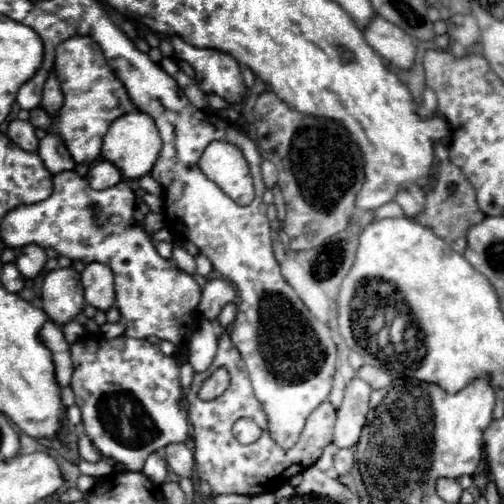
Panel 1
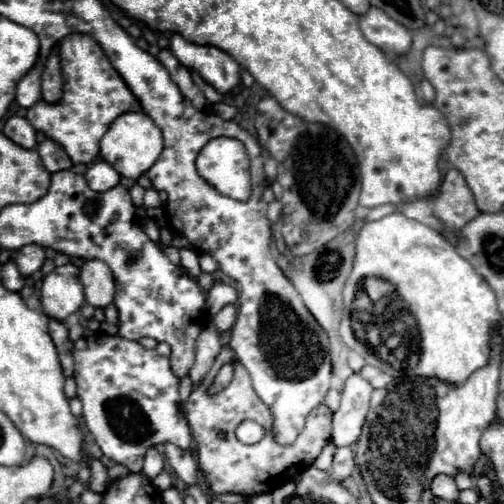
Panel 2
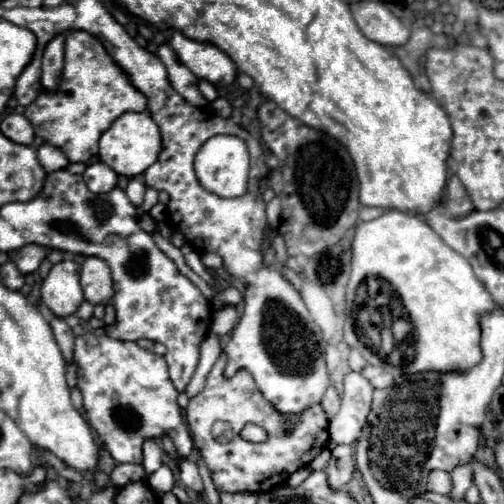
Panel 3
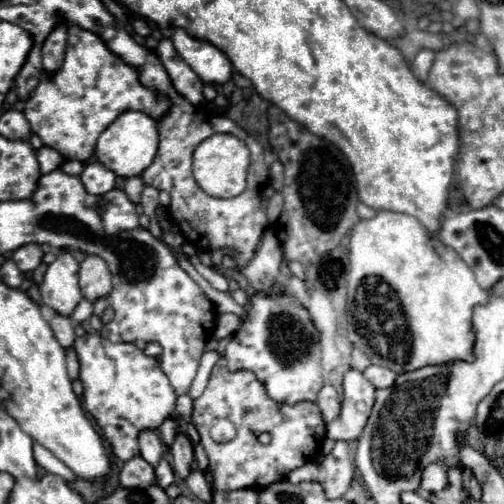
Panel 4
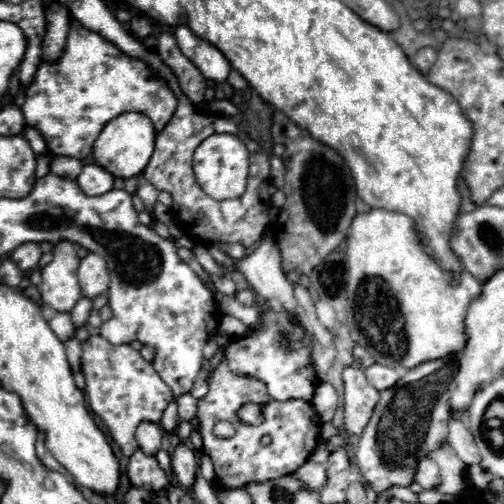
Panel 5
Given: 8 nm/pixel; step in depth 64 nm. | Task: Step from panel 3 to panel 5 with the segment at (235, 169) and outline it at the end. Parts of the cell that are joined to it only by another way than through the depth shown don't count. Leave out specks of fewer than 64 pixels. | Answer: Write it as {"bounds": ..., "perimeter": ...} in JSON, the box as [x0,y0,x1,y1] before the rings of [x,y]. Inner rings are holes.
{"bounds":[194,134,248,198],"perimeter":[[[212,134],[208,136],[194,152],[194,174],[200,184],[200,188],[216,198],[238,198],[246,190],[246,178],[248,178],[248,150],[234,134]]]}

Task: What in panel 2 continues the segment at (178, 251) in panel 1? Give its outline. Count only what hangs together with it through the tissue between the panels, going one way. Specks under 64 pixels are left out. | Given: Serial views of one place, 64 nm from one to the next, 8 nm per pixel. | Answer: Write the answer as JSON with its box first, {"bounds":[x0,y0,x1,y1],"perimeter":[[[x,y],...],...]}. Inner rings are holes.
{"bounds":[180,248,200,278],"perimeter":[[[182,248],[182,250],[180,250],[180,266],[182,266],[188,274],[192,274],[192,278],[198,278],[198,276],[200,276],[200,266],[198,266],[198,254],[196,254],[196,252]]]}

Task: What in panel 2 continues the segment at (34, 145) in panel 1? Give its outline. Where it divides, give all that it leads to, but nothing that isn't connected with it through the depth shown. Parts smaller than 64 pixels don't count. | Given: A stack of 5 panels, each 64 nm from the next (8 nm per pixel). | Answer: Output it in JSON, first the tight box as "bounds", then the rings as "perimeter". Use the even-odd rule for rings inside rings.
{"bounds":[4,116,36,150],"perimeter":[[[12,116],[6,120],[4,124],[4,134],[20,144],[22,148],[28,148],[28,150],[34,150],[36,148],[36,130],[30,126],[30,122],[26,118],[20,118],[20,116]]]}

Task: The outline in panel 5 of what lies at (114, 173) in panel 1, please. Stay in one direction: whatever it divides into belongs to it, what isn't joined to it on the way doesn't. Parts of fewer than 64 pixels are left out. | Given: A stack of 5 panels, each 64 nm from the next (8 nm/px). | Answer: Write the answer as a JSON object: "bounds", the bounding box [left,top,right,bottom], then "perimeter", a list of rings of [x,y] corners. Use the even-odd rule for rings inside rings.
{"bounds":[76,164,114,196],"perimeter":[[[86,164],[82,174],[76,180],[88,196],[100,196],[100,194],[112,190],[112,186],[114,186],[114,176],[108,170],[100,168],[98,164]]]}

